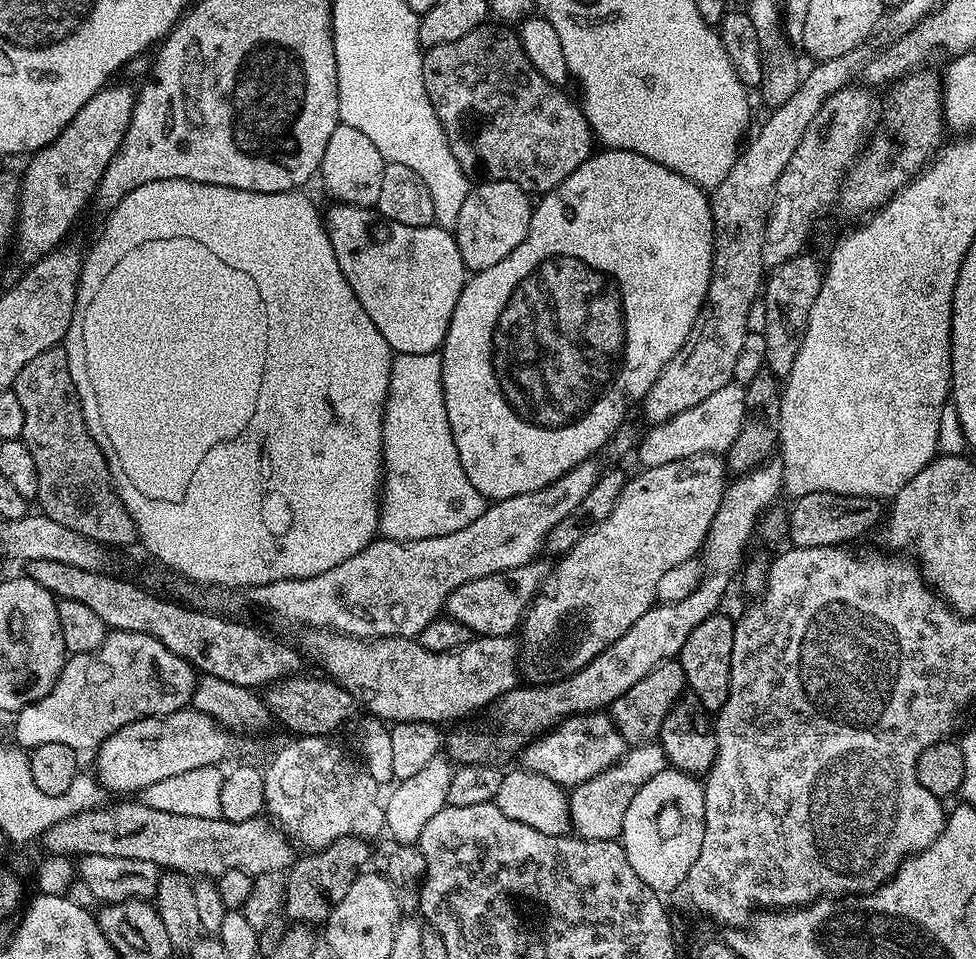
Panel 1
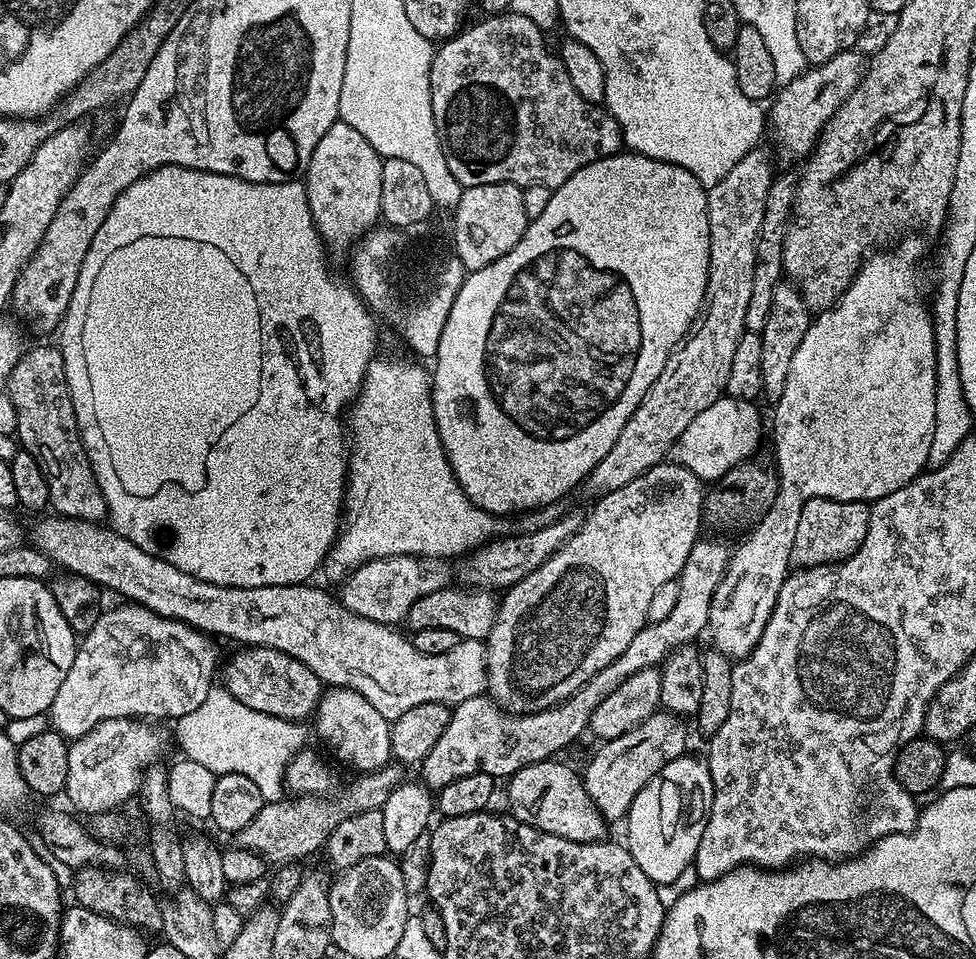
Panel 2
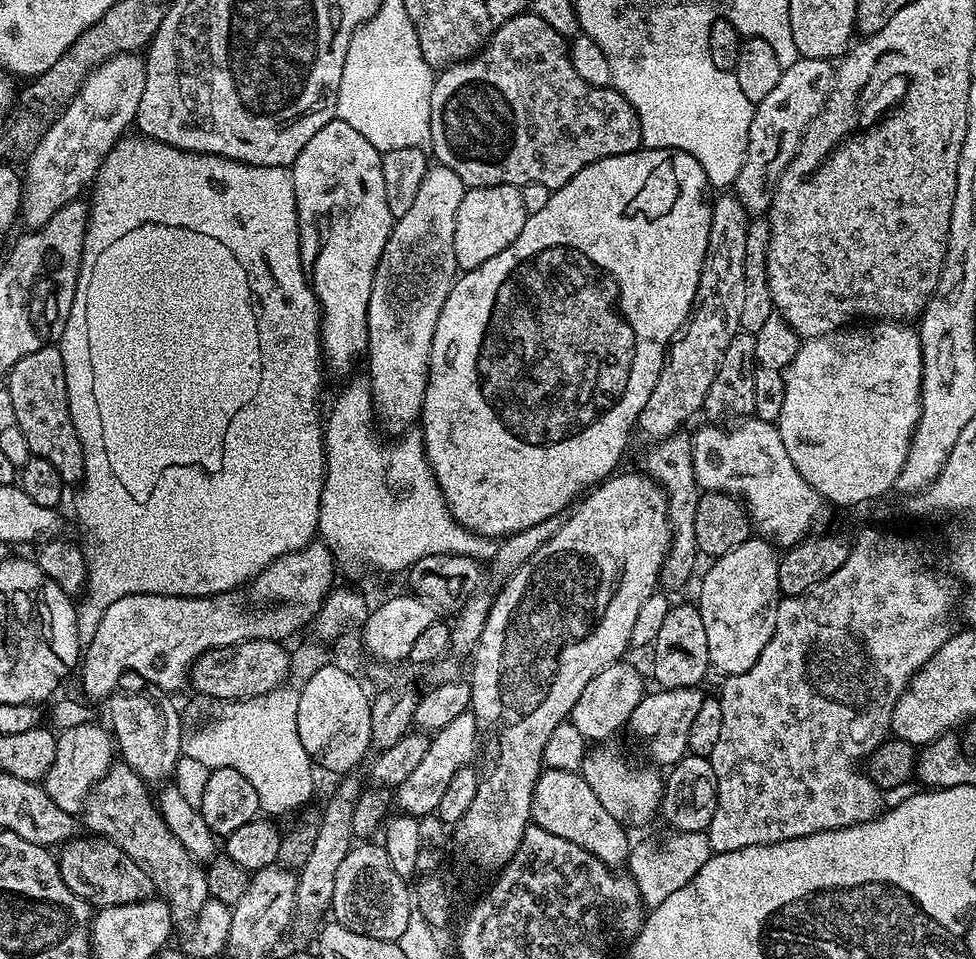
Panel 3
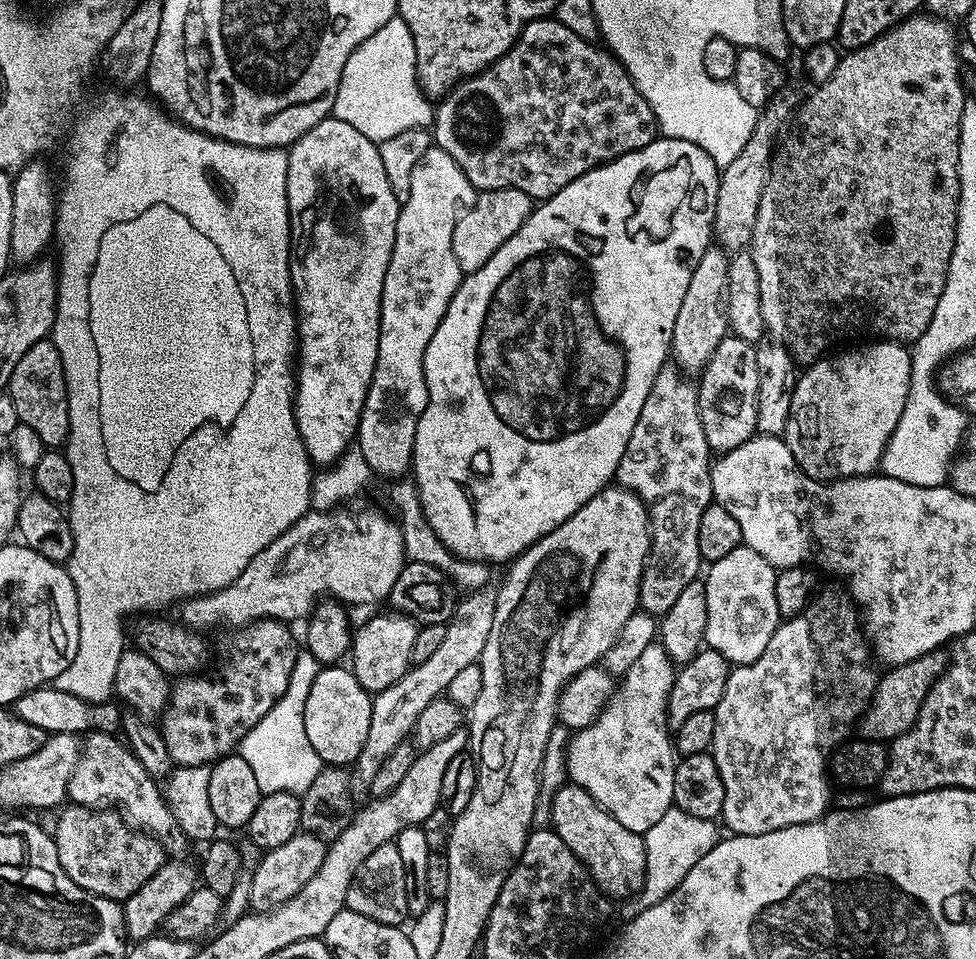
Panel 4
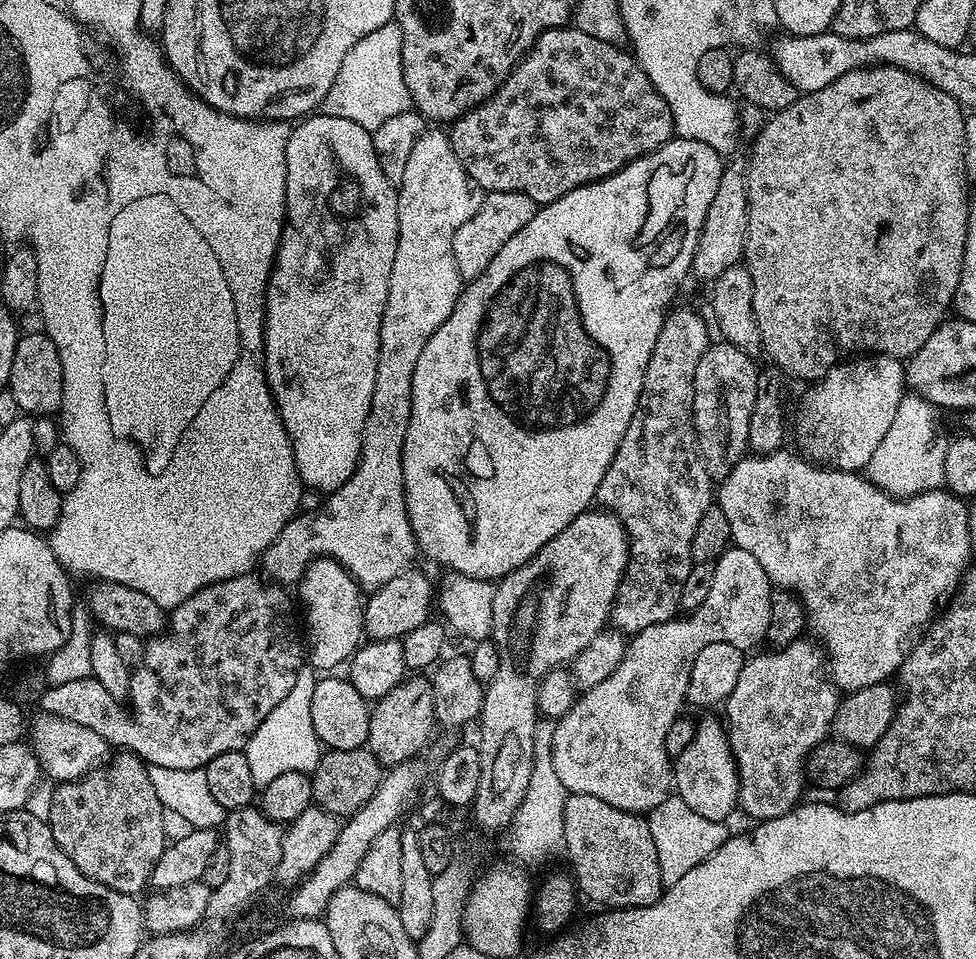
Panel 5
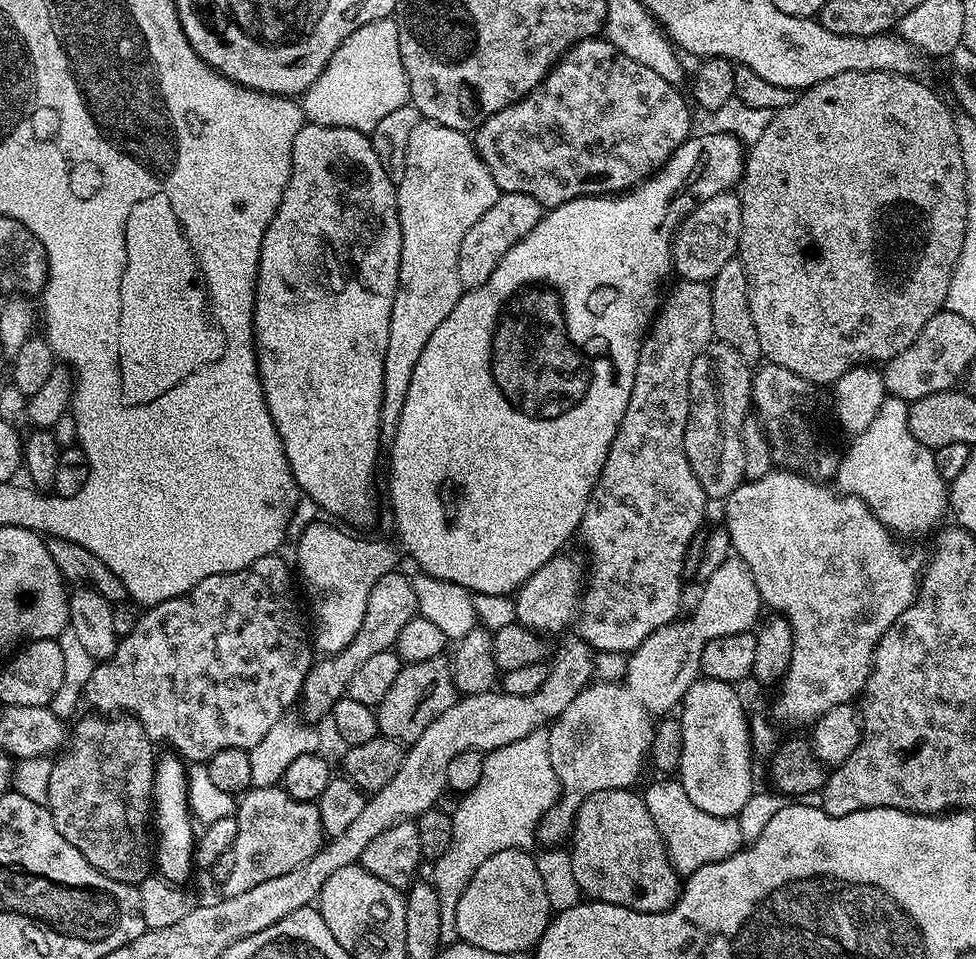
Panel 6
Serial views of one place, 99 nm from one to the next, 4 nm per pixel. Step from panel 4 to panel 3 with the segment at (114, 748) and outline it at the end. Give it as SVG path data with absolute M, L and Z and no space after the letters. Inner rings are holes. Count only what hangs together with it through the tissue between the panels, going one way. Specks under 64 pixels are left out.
M113 763L112 769L96 783L86 798L82 813L82 824L89 833L113 840L134 862L138 862L152 876L156 892L168 903L173 921L177 925L191 925L198 910L210 897L208 895L208 873L201 861L194 859L178 842L168 828L157 801L148 793L149 785L130 765Z

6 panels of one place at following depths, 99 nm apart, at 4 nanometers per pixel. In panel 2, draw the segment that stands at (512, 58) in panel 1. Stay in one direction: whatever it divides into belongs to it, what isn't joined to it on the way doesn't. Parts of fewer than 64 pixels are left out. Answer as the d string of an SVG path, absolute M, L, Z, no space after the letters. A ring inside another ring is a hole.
M511 10L488 14L477 24L469 23L467 27L456 33L451 40L443 41L432 53L430 66L430 90L432 91L432 109L434 110L434 126L438 130L438 138L442 142L442 154L446 154L446 166L450 166L450 174L458 178L461 189L479 184L541 184L545 190L562 186L570 174L578 174L590 162L598 162L607 156L617 155L624 148L624 139L620 133L618 122L608 109L599 103L591 104L578 89L572 85L572 76L564 69L564 64L548 49L544 41L545 33L530 18L522 18L522 14Z

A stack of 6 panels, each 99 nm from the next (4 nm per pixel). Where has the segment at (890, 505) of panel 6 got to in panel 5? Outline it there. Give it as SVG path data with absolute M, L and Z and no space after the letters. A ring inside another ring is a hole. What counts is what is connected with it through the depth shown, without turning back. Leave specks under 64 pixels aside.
M905 398L898 402L894 422L890 422L886 438L882 438L878 450L874 450L874 458L870 458L868 463L868 479L883 492L897 498L943 489L943 467L950 440L948 436L944 437L944 428L939 424L940 416L941 413L929 400Z

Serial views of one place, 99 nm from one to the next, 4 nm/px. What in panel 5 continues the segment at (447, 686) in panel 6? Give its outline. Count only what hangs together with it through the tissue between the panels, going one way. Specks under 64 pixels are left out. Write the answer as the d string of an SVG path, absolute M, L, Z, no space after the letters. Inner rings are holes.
M416 674L406 678L386 698L375 701L369 718L369 734L366 748L372 752L380 765L391 766L417 759L428 744L432 731L438 725L434 714L434 698L429 681ZM424 679L424 680L423 680Z

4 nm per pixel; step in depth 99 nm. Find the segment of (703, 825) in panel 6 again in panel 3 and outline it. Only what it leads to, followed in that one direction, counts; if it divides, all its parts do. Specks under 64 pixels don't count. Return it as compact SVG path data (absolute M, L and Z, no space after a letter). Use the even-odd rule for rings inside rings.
M686 831L671 833L662 844L636 843L629 849L626 866L629 875L638 886L639 896L647 909L657 908L662 902L670 898L675 891L690 882L694 874L698 872L713 855L709 838L705 831Z

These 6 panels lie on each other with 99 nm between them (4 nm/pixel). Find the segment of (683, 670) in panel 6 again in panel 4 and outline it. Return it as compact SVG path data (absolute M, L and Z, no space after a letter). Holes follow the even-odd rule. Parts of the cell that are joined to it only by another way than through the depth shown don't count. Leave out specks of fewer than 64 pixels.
M743 546L730 550L726 558L718 558L711 561L712 568L706 572L706 614L708 615L707 639L717 645L724 644L728 640L726 655L733 665L753 664L758 658L762 658L762 650L766 650L766 642L774 634L776 627L782 622L778 602L774 602L774 582L777 569L771 568L762 558L762 554L754 554L754 550ZM659 642L646 646L646 650L635 660L634 666L630 666L630 670L626 670L626 674L619 677L618 687L608 699L608 705L600 711L599 723L608 724L608 729L604 732L608 741L604 741L599 727L582 728L571 733L566 749L567 779L579 788L585 788L626 830L640 835L644 835L656 825L666 810L674 806L678 753L668 727L668 691L672 689L677 673Z

